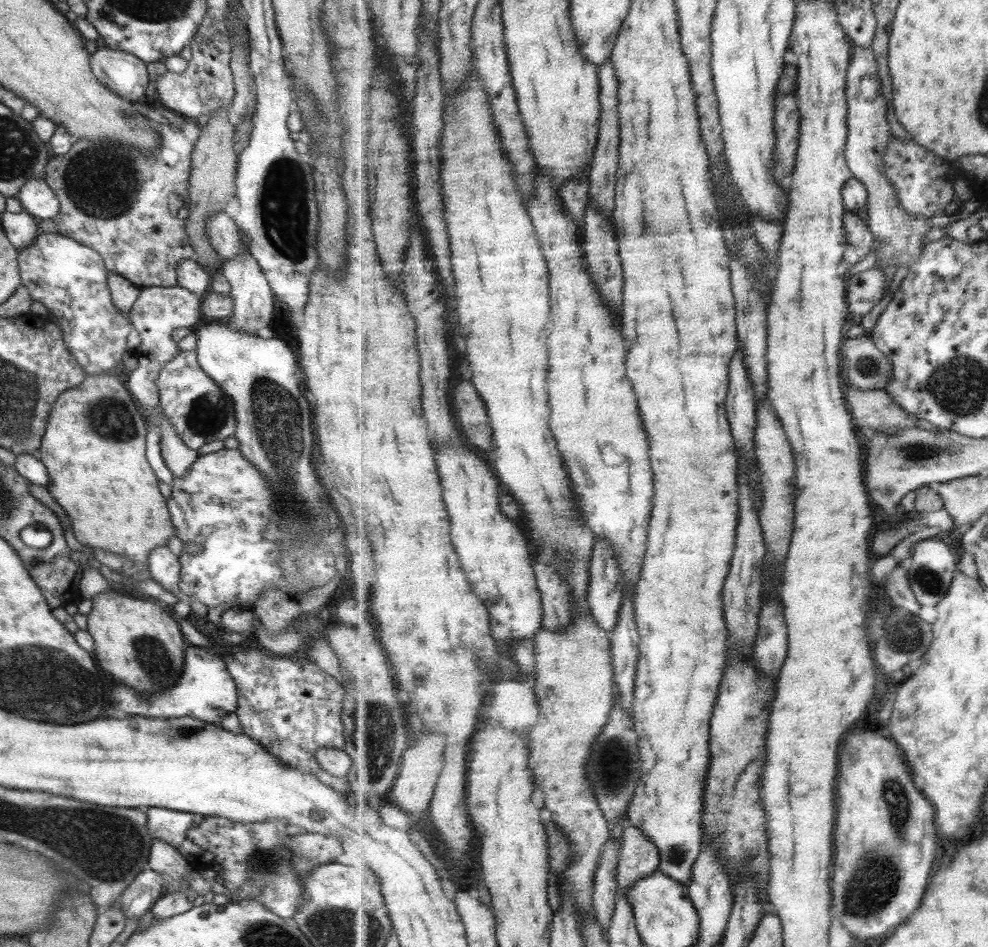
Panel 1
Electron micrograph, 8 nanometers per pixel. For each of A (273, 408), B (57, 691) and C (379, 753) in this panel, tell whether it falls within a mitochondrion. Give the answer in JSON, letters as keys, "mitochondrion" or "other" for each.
{"A":"mitochondrion","B":"mitochondrion","C":"mitochondrion"}

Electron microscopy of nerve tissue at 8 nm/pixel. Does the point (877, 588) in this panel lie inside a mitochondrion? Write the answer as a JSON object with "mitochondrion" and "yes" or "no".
{"mitochondrion":"no"}

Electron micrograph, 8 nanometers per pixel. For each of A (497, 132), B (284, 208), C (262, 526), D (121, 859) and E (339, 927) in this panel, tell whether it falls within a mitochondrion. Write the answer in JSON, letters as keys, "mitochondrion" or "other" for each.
{"A":"other","B":"mitochondrion","C":"mitochondrion","D":"mitochondrion","E":"mitochondrion"}

